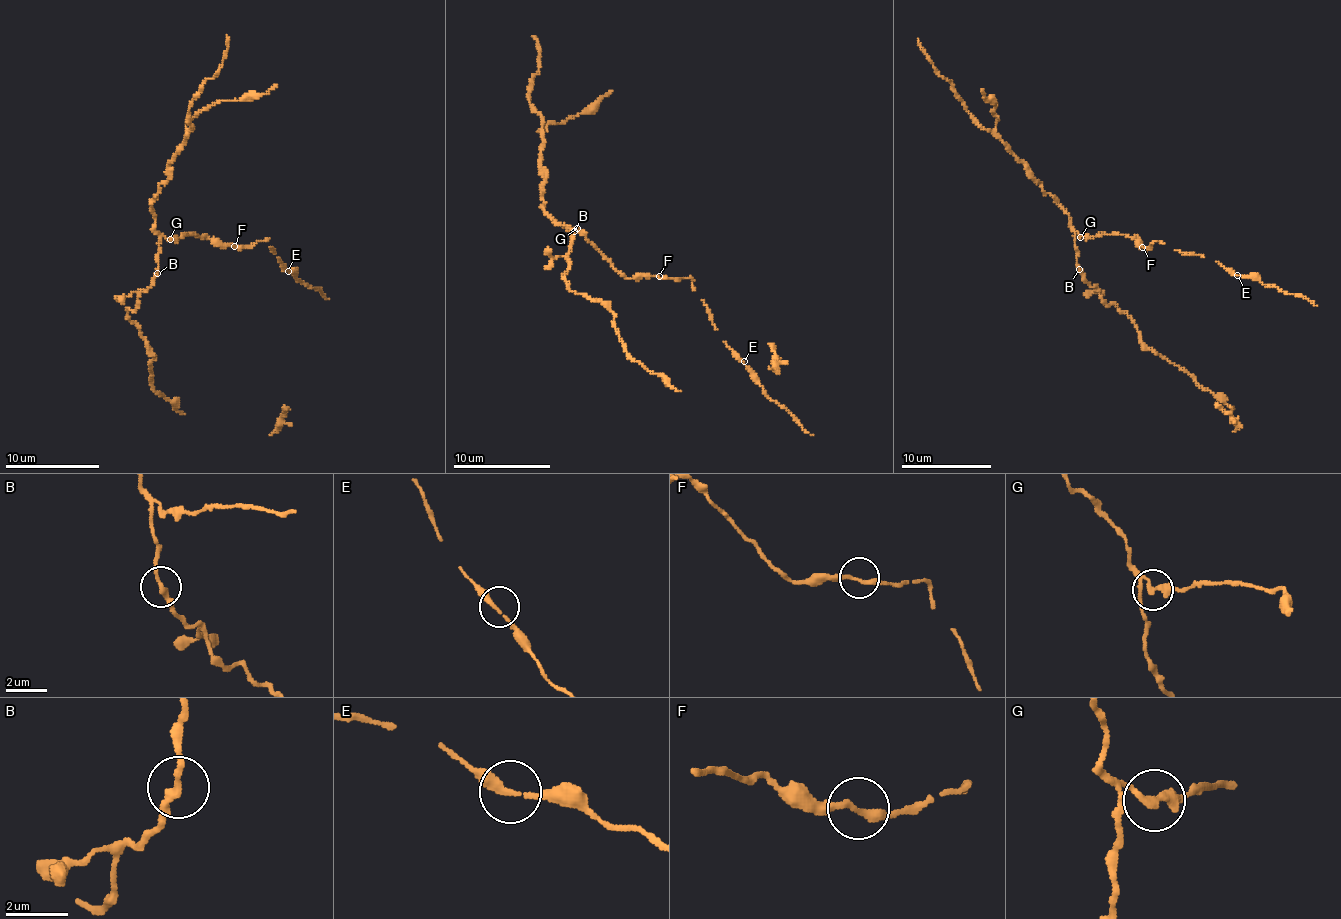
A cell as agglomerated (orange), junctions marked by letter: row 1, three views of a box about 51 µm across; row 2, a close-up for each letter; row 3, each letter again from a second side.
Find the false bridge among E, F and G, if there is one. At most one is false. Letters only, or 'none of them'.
G

